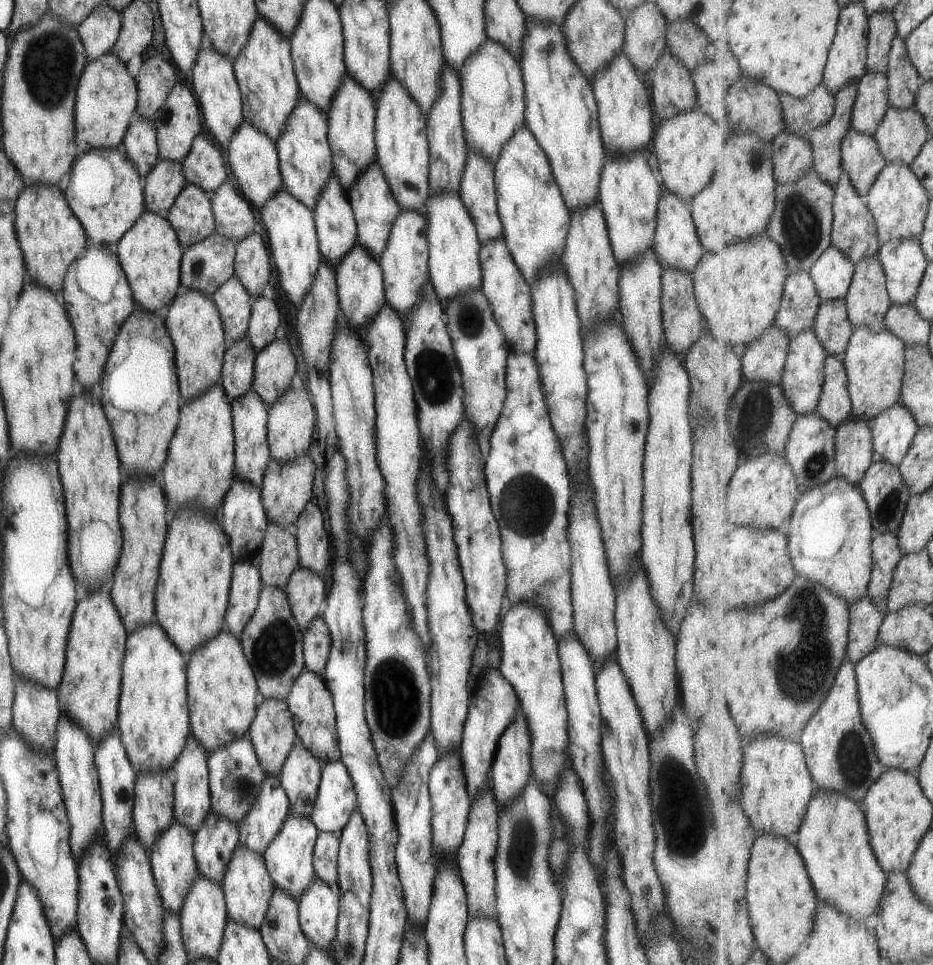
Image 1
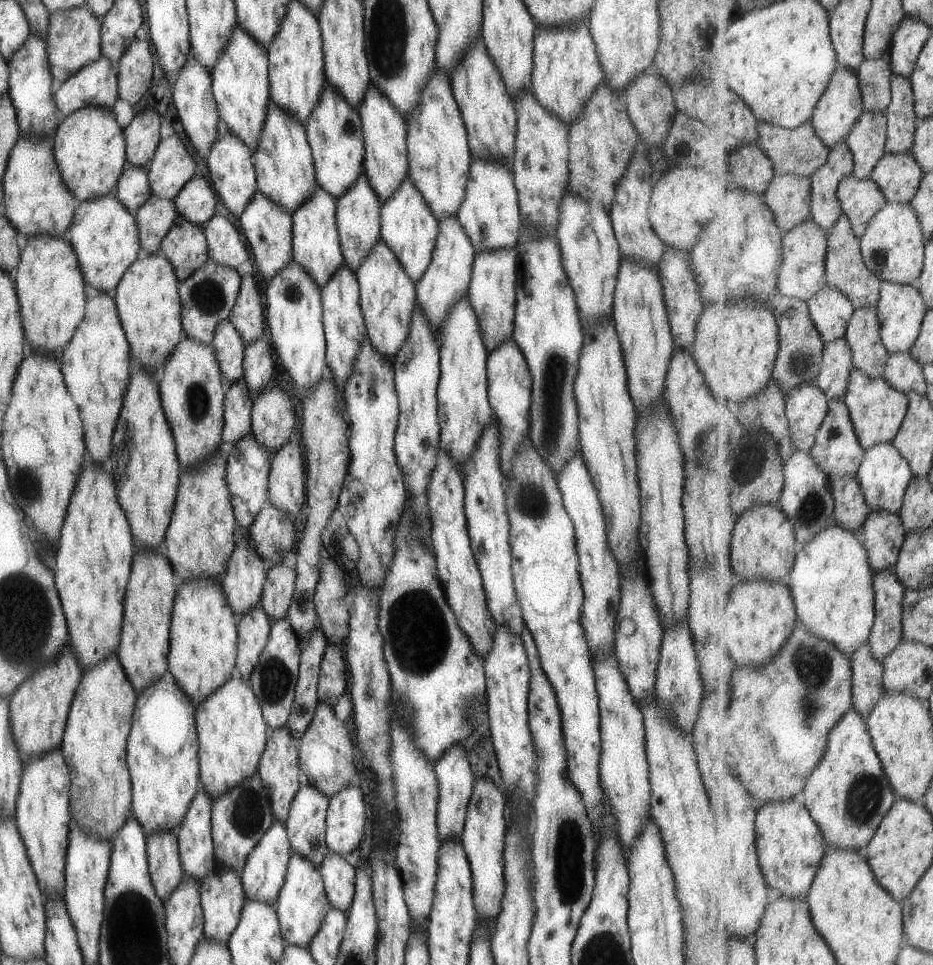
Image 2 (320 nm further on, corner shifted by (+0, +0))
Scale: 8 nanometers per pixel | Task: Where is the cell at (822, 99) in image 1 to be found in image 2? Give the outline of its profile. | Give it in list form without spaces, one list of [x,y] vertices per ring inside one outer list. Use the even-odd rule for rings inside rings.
[[[812,121],[798,129],[784,129],[769,123],[760,123],[761,138],[758,146],[774,162],[777,176],[797,175],[800,177],[812,177],[819,169],[822,169],[830,156],[830,148],[816,133]]]

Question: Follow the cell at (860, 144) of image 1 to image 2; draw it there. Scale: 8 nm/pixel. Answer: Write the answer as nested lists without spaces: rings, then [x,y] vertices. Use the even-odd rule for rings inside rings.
[[[854,174],[842,180],[838,188],[838,199],[860,240],[870,228],[875,215],[889,203],[873,179],[860,181]]]

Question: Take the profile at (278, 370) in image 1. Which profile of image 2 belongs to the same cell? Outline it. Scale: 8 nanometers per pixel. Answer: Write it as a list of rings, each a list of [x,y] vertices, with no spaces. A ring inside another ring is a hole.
[[[271,385],[252,400],[249,418],[252,436],[272,458],[291,436],[293,402],[283,390]]]

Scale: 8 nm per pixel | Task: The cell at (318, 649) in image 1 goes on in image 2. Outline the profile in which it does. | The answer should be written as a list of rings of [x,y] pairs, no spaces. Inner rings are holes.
[[[327,642],[322,654],[316,686],[319,702],[332,707],[339,696],[347,690],[348,682],[345,667],[340,645]]]

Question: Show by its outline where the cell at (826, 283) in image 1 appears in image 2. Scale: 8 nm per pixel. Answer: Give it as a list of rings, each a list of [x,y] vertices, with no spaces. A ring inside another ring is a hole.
[[[827,286],[808,302],[811,318],[826,343],[846,338],[851,317],[856,309],[843,291]]]

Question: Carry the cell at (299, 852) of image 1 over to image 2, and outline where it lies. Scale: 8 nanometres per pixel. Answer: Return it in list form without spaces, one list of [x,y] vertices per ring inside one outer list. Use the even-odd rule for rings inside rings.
[[[291,851],[283,886],[281,886],[279,894],[277,894],[274,904],[280,935],[285,944],[307,949],[322,923],[324,914],[330,908],[318,868],[313,866],[306,858]]]

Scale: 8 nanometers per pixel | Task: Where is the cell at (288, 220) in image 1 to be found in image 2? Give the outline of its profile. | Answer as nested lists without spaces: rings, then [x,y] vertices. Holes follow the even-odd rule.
[[[293,260],[267,281],[264,321],[277,358],[293,381],[294,390],[301,400],[325,376],[327,366],[320,290],[310,274]]]

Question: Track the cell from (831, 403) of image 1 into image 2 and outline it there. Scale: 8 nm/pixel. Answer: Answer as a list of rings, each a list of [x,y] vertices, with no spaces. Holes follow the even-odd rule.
[[[844,400],[829,401],[829,406],[830,413],[822,424],[822,428],[819,429],[817,442],[810,452],[811,456],[831,481],[843,477],[855,477],[862,465],[863,457],[866,456],[866,450],[859,442],[849,407]]]

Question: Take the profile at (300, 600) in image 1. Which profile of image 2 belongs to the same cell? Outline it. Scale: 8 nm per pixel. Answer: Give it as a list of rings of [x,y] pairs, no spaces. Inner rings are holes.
[[[315,628],[308,639],[300,640],[300,642],[294,697],[285,724],[288,732],[296,741],[305,732],[309,721],[312,719],[316,704],[319,702],[316,686],[320,662],[327,640],[321,629]]]

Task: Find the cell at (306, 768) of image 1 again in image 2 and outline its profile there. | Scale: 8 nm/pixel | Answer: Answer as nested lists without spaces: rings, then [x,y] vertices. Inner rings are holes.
[[[305,781],[290,802],[284,822],[290,850],[318,868],[329,852],[325,842],[328,798]]]

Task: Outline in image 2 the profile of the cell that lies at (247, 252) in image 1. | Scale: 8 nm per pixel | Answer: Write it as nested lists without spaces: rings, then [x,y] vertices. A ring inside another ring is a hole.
[[[252,274],[240,278],[240,289],[227,320],[231,321],[245,345],[264,333],[263,306]]]

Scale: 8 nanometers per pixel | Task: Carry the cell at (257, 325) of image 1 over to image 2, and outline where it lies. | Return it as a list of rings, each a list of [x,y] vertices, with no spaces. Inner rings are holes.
[[[267,330],[257,340],[244,345],[241,380],[245,382],[252,400],[271,386],[271,348],[270,334]]]

